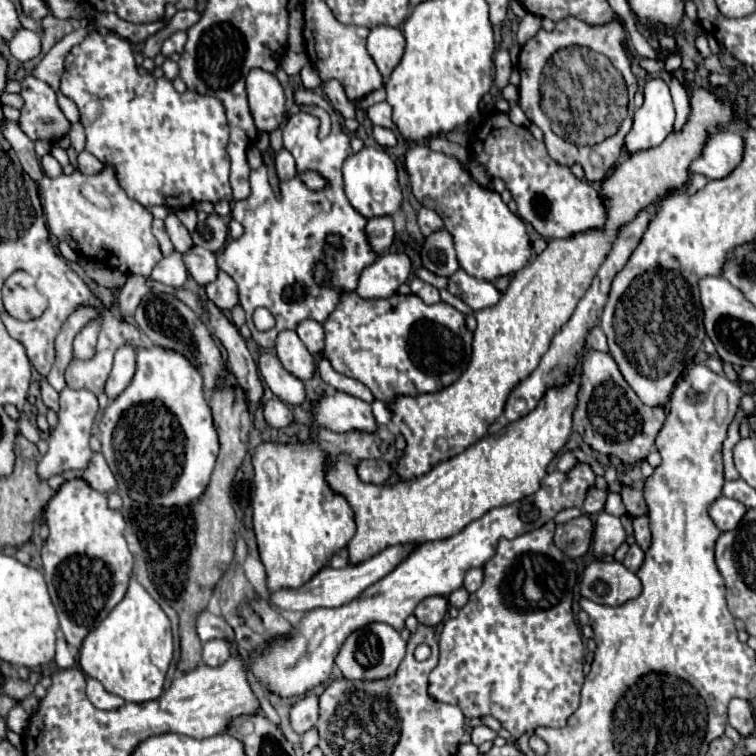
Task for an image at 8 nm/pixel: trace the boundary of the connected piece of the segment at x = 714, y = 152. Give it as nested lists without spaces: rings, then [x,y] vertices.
[[[716,130],[706,142],[702,156],[692,162],[690,170],[702,174],[708,180],[720,180],[728,176],[742,160],[744,138],[738,132]]]

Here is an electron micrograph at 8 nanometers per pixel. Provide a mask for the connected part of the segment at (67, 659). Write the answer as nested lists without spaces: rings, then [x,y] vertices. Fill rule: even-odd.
[[[58,634],[58,644],[56,644],[56,664],[60,668],[72,668],[74,666],[74,656],[64,640],[62,634]]]

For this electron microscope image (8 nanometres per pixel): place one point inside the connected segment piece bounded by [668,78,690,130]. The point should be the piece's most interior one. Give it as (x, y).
(679, 95)

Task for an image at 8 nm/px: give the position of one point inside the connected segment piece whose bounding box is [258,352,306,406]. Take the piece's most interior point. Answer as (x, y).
(288, 388)

